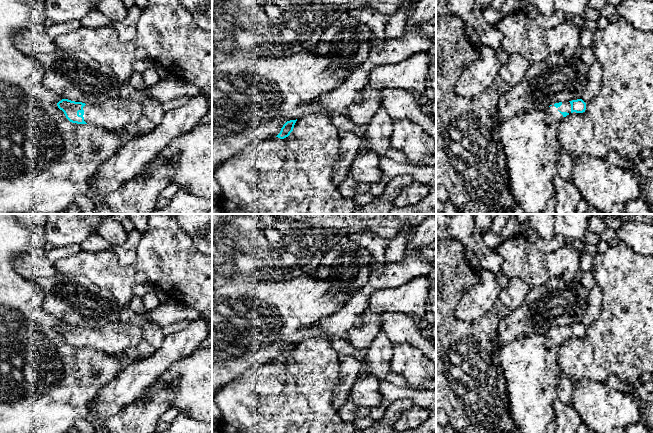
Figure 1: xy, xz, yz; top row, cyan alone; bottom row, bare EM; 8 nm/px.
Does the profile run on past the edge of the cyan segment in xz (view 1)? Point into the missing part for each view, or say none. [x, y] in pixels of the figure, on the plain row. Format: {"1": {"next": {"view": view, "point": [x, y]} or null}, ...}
{"1": {"next": null}}

